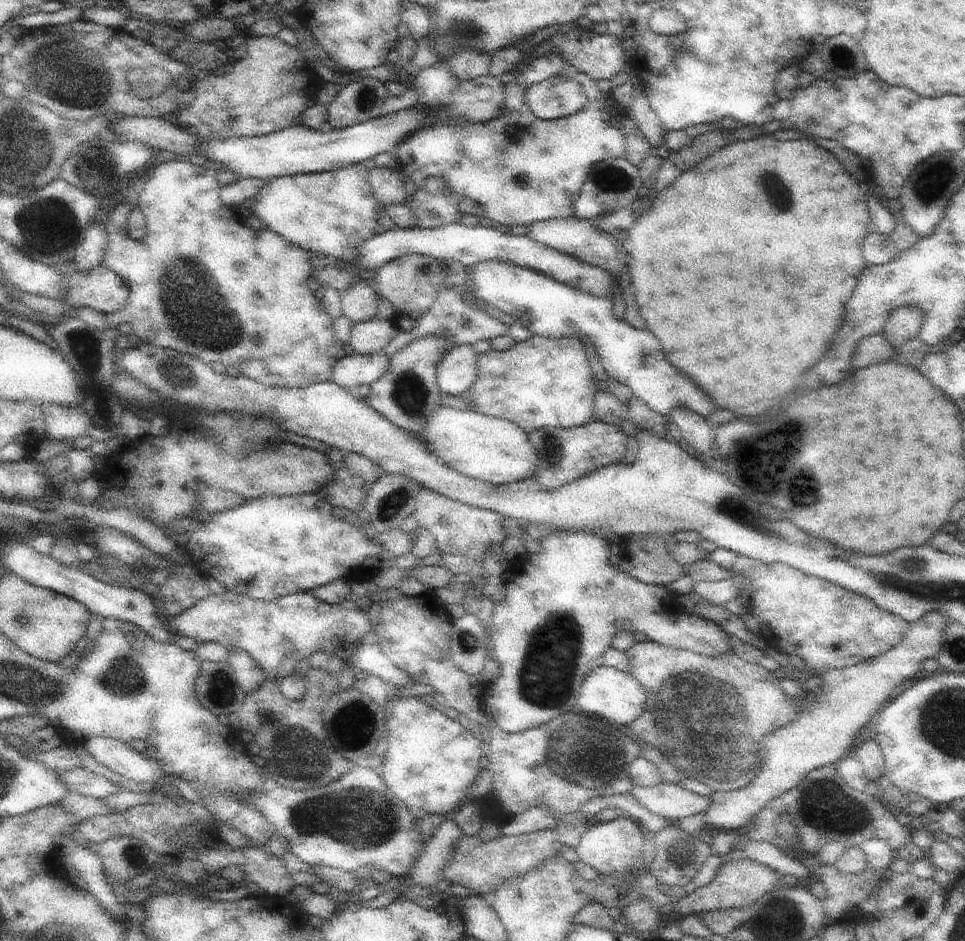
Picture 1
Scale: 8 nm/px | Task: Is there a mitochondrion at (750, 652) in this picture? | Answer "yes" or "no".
no

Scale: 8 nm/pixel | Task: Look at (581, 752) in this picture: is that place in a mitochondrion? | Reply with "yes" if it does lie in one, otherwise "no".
yes

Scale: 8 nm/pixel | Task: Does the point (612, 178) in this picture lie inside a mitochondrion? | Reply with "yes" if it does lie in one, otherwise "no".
yes

